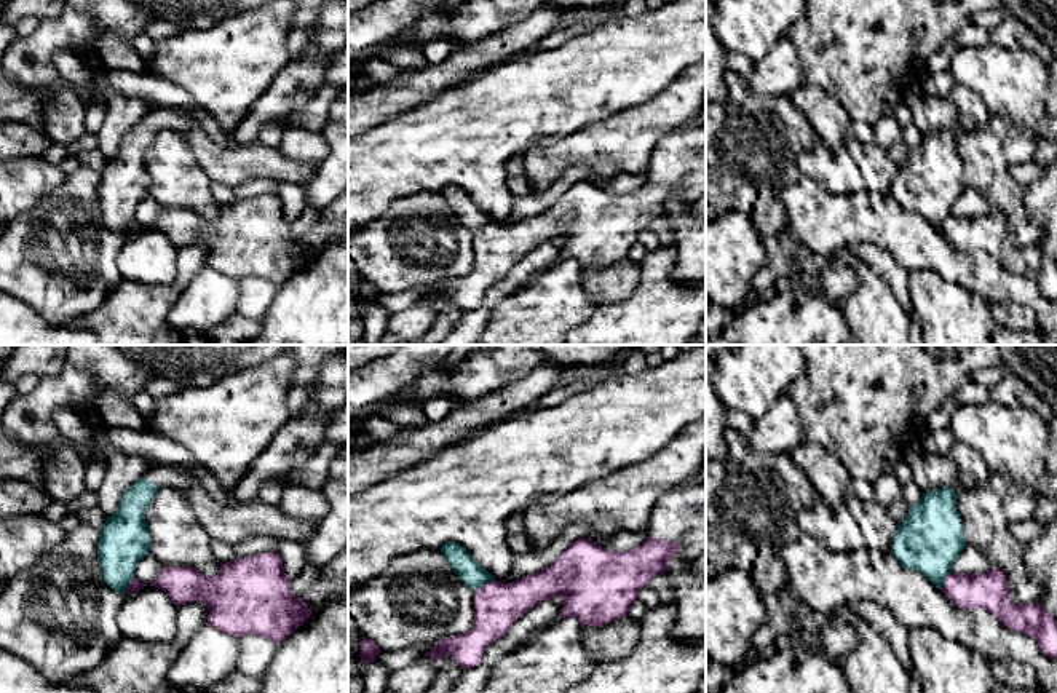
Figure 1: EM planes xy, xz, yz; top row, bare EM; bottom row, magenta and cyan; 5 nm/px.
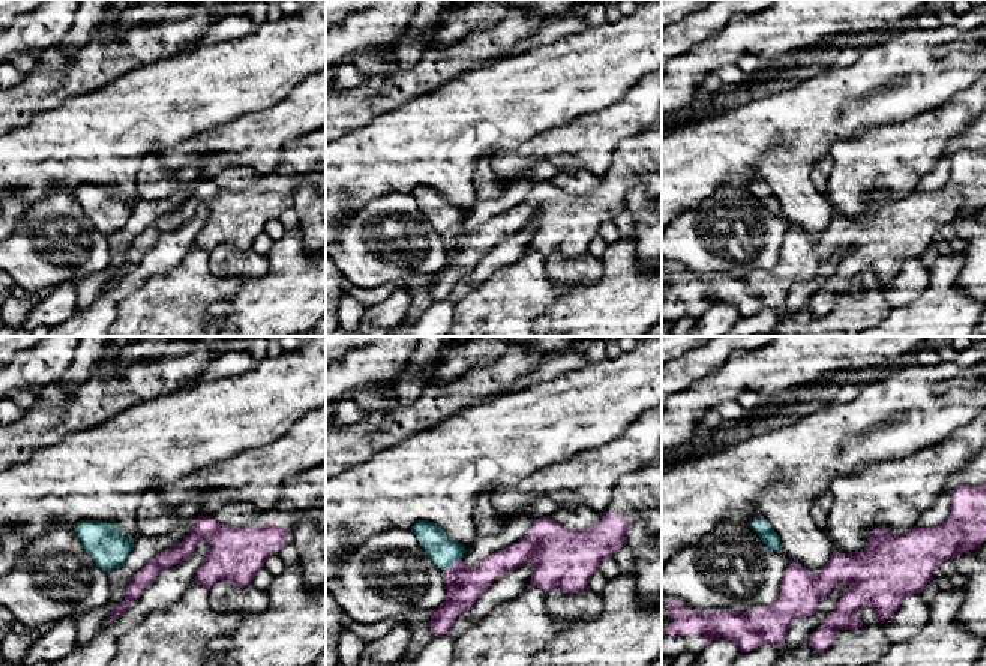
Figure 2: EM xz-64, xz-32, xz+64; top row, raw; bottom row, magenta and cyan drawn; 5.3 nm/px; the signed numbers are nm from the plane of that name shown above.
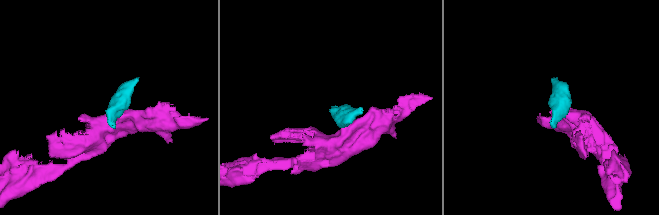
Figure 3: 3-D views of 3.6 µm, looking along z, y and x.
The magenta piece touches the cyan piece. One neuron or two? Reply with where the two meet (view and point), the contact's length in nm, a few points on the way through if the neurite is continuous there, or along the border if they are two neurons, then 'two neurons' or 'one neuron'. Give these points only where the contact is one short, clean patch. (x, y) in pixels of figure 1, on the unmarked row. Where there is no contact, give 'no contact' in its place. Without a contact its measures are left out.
xz (484, 227) | 120 nm | along xz (492, 221), (475, 233) | two neurons

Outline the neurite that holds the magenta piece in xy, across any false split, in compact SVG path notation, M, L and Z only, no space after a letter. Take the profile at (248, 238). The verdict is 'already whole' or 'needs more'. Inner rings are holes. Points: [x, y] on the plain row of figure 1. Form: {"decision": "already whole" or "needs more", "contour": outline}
{"decision": "already whole", "contour": "M279 195L220 206L216 219L164 209L150 228L164 233L176 249L206 246L208 267L238 281L254 276L279 287L311 259L303 241L292 238Z"}

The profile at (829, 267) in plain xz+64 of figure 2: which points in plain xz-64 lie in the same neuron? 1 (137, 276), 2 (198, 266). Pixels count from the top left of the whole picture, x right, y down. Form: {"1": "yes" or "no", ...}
{"1": "yes", "2": "no"}

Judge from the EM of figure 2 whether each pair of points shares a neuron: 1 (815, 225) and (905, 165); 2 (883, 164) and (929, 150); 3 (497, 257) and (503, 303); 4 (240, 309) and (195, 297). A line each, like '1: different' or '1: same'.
1: different
2: same
3: different
4: different

